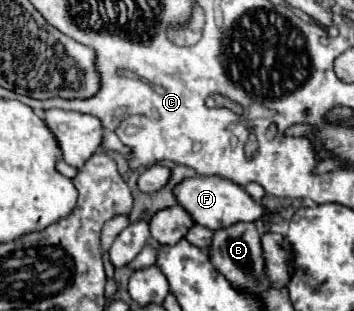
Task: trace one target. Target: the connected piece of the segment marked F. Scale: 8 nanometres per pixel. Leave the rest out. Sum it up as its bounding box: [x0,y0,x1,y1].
[174,176,270,230]

